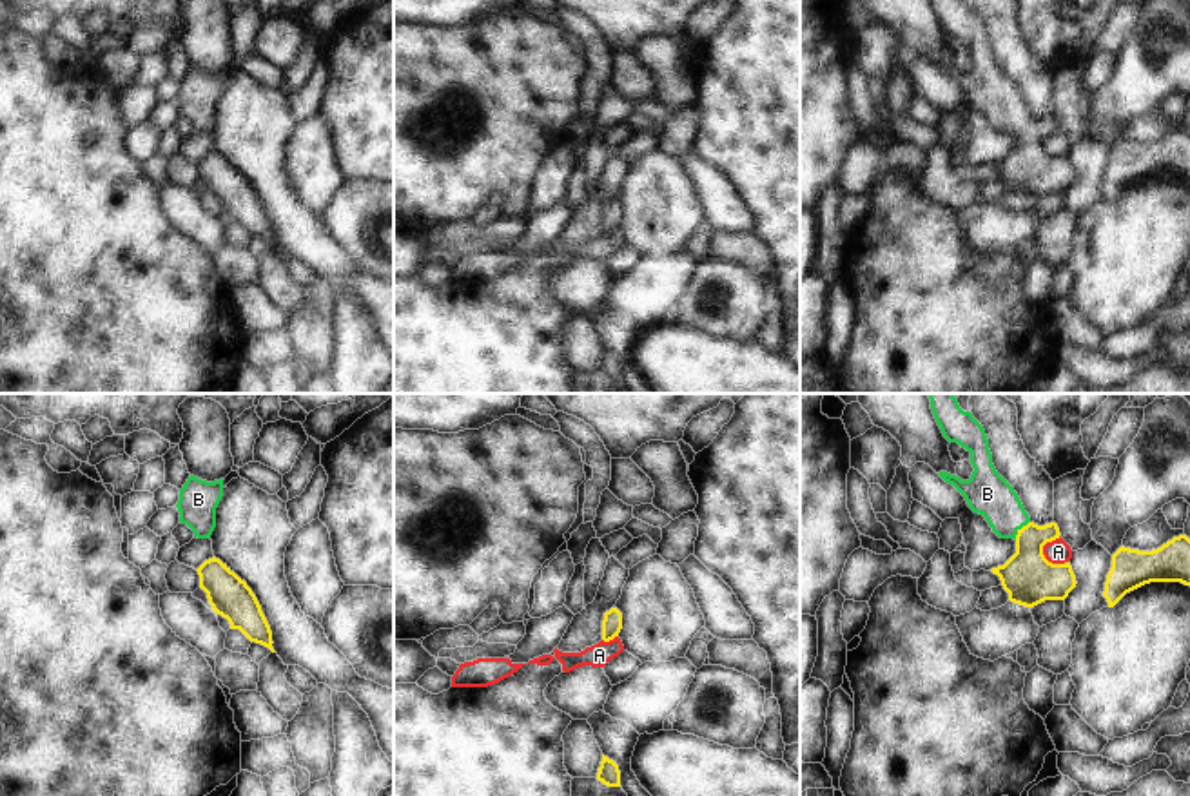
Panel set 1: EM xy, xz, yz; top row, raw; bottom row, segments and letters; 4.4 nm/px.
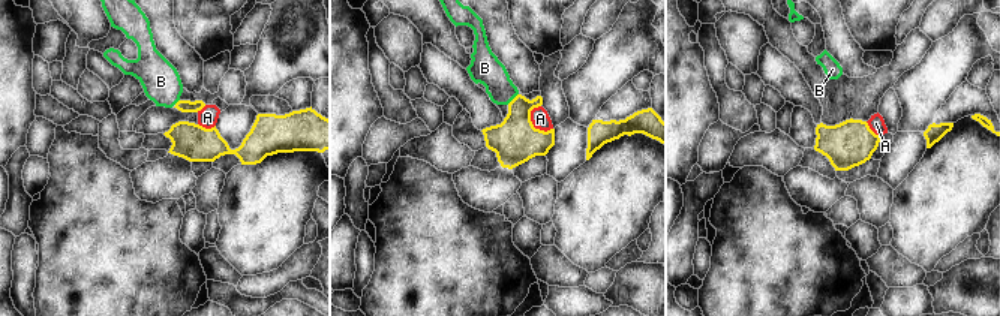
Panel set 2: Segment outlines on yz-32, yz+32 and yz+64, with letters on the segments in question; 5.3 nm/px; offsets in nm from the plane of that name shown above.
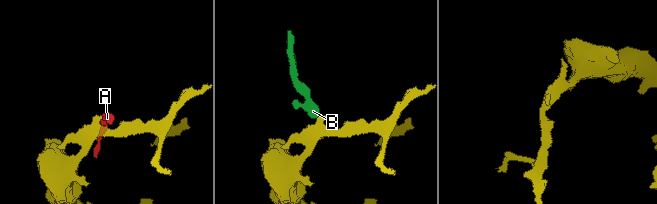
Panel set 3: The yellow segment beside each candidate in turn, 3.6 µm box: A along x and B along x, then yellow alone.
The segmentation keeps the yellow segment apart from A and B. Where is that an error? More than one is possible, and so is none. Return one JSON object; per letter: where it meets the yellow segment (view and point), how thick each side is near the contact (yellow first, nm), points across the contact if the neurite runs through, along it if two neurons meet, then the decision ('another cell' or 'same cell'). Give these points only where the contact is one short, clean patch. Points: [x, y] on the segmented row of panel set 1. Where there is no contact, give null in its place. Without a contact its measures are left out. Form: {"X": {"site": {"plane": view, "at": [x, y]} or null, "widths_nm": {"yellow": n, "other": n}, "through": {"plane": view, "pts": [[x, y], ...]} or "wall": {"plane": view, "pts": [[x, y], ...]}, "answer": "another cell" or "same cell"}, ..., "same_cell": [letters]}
{"A": {"site": {"plane": "yz", "at": [1051, 563]}, "widths_nm": {"yellow": 240, "other": 110}, "wall": {"plane": "yz", "pts": [[1042, 546], [1042, 553], [1049, 561], [1067, 563]]}, "answer": "another cell"}, "B": {"site": {"plane": "yz", "at": [1020, 530]}, "widths_nm": {"yellow": 240, "other": 190}, "through": {"plane": "yz", "pts": [[1029, 579], [1029, 539], [1020, 530], [987, 494]]}, "answer": "same cell"}, "same_cell": ["B"]}

